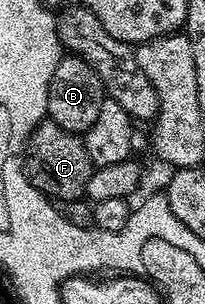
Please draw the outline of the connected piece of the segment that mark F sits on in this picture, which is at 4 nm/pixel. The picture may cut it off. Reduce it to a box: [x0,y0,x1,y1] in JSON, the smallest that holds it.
[24,120,96,203]

